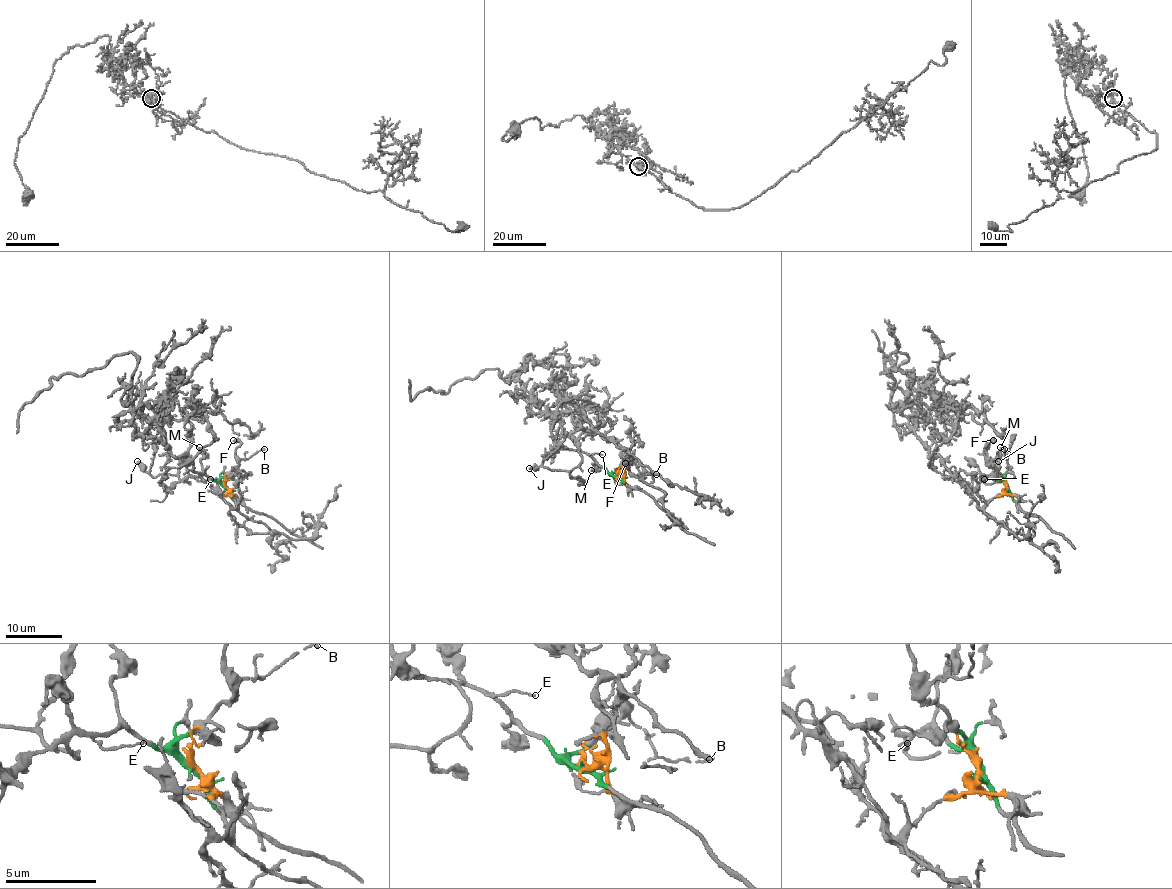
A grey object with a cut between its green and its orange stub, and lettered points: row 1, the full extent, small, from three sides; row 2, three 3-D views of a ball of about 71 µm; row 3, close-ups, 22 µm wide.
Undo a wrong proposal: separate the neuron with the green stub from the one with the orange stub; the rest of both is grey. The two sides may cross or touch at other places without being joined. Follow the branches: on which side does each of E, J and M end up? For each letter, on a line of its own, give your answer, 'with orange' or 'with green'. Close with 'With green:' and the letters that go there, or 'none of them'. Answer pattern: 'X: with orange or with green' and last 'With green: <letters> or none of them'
E: with green
J: with green
M: with green
With green: E, J, M

